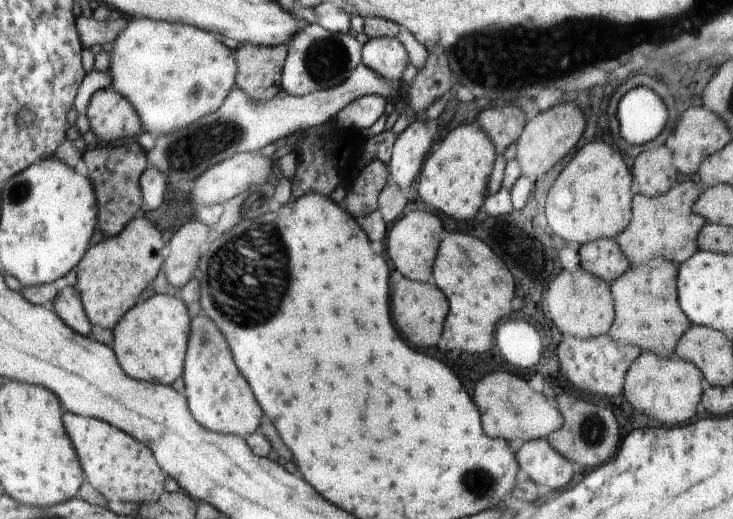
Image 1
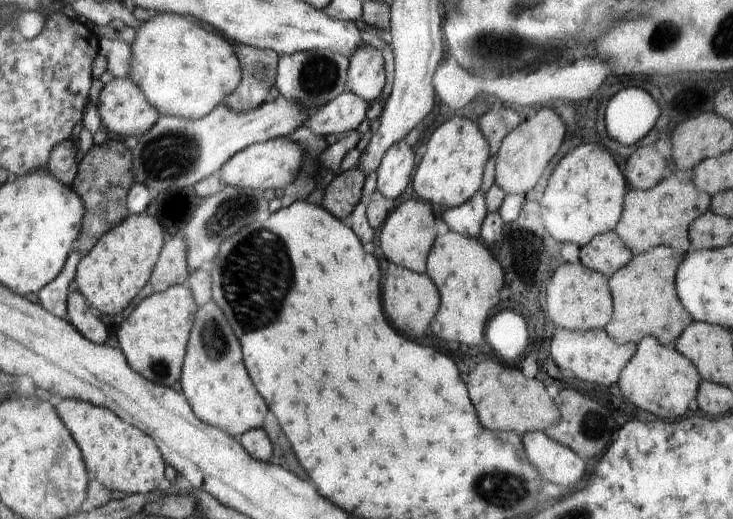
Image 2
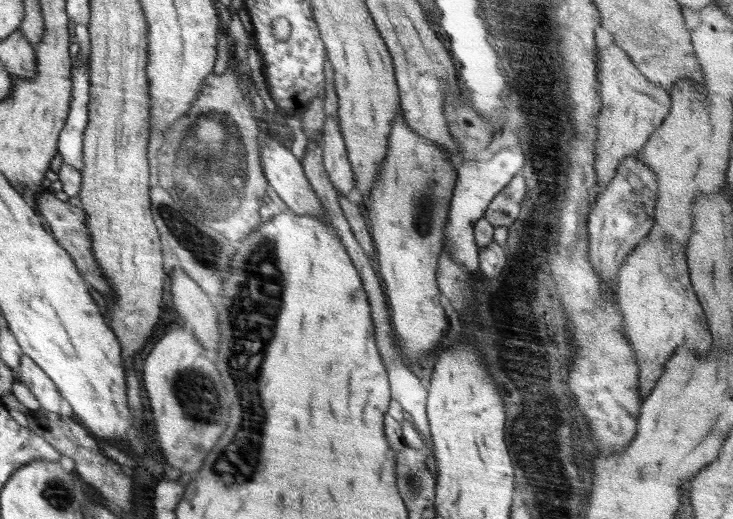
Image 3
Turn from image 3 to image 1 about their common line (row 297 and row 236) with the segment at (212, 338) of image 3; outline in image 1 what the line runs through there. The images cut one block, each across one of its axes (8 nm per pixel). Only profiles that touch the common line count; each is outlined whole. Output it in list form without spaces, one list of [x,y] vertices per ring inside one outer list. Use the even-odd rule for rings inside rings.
[[[188,222],[170,238],[161,271],[174,288],[181,289],[192,278],[208,232],[206,224]]]

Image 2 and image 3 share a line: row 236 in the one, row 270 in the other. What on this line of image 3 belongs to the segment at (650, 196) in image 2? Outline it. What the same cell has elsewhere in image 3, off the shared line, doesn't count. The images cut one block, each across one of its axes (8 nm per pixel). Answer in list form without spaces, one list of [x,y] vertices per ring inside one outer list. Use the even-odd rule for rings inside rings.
[[[657,225],[624,259],[617,274],[615,304],[623,318],[621,333],[636,357],[642,402],[652,393],[656,381],[665,372],[665,364],[683,342],[690,340],[694,350],[702,356],[711,350],[713,338],[690,280],[687,254],[672,245]]]

